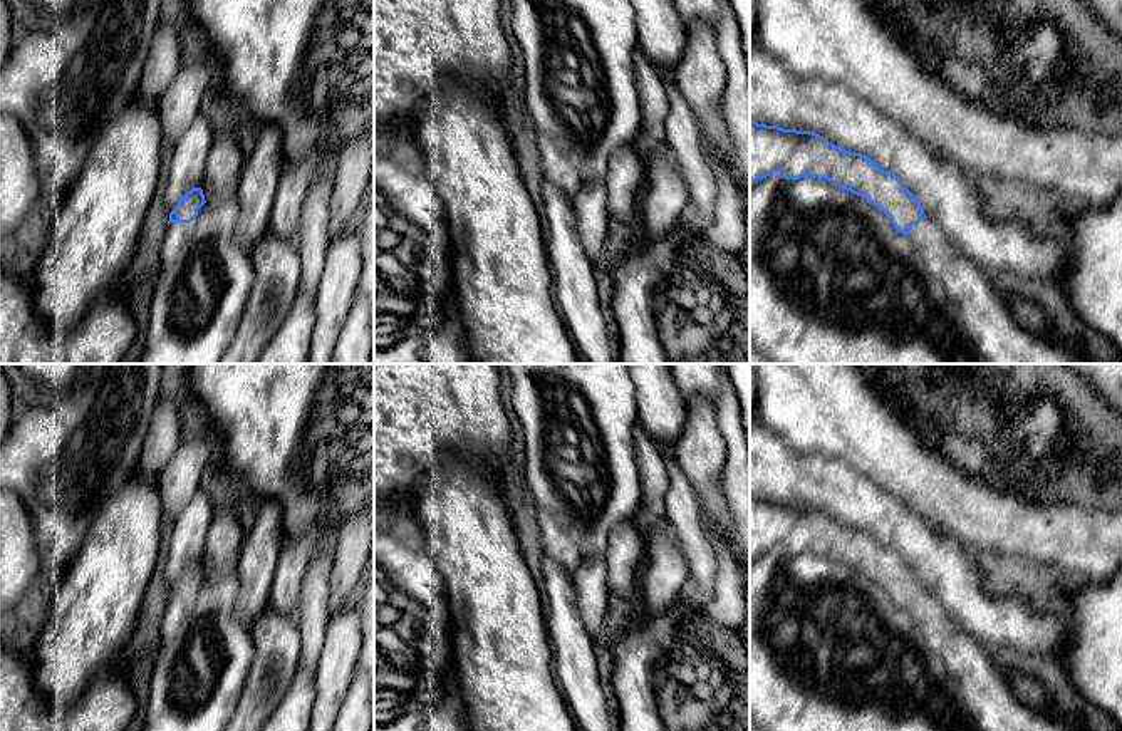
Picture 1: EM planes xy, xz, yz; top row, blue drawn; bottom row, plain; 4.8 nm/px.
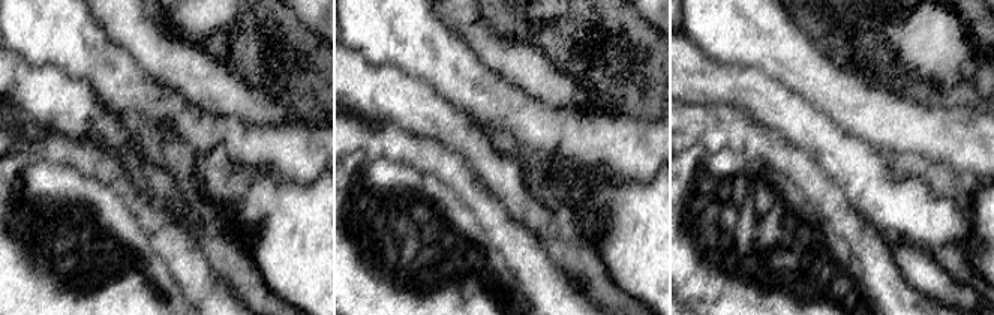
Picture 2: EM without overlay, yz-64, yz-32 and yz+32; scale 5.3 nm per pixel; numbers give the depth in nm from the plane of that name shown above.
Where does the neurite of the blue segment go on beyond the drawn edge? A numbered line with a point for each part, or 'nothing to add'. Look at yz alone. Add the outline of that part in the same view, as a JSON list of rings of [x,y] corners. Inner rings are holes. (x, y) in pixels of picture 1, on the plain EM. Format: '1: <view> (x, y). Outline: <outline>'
1: yz (988, 696). Outline: [[[927,587],[917,600],[911,602],[907,612],[929,647],[941,656],[948,672],[958,679],[961,699],[981,731],[1072,731],[1023,704],[1013,694],[1008,679],[996,671],[986,647],[949,617],[943,600]]]

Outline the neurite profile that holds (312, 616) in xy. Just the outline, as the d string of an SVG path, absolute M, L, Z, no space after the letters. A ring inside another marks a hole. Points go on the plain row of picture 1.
M315 552L300 587L295 622L300 630L299 667L314 676L330 619L330 570L334 557Z

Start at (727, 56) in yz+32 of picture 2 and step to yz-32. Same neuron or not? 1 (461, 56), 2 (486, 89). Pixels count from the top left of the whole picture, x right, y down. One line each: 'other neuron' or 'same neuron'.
1: same neuron
2: same neuron

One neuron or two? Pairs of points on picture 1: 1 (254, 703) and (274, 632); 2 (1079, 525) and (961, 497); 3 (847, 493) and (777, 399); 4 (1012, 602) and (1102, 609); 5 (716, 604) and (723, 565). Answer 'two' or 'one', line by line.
1: one
2: one
3: two
4: two
5: one

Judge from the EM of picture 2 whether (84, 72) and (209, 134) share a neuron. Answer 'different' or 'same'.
same

